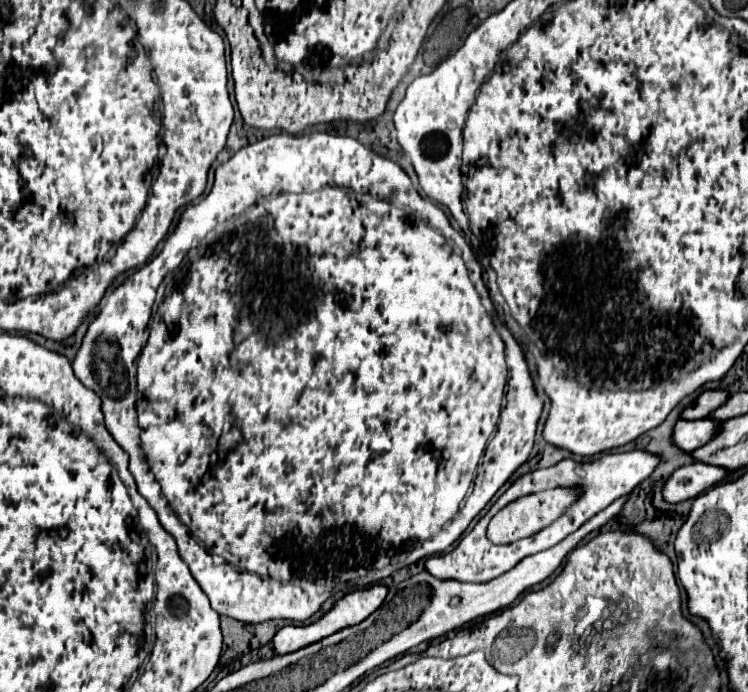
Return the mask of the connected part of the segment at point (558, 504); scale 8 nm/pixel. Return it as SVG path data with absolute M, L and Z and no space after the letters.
M554 487L554 489L546 489L546 491L538 491L538 493L528 493L518 497L516 501L508 503L504 509L500 509L490 525L488 525L488 539L496 545L508 545L514 541L520 541L524 537L532 537L538 531L542 531L544 527L548 527L550 523L554 523L558 517L562 517L570 505L574 505L582 495L582 487Z

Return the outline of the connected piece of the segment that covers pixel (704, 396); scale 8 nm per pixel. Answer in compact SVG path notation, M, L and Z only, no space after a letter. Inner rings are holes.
M722 389L704 391L704 393L700 393L696 397L696 401L692 401L682 411L682 419L706 419L712 411L716 411L718 407L722 407L728 397L730 397L730 393L728 391L722 391Z

